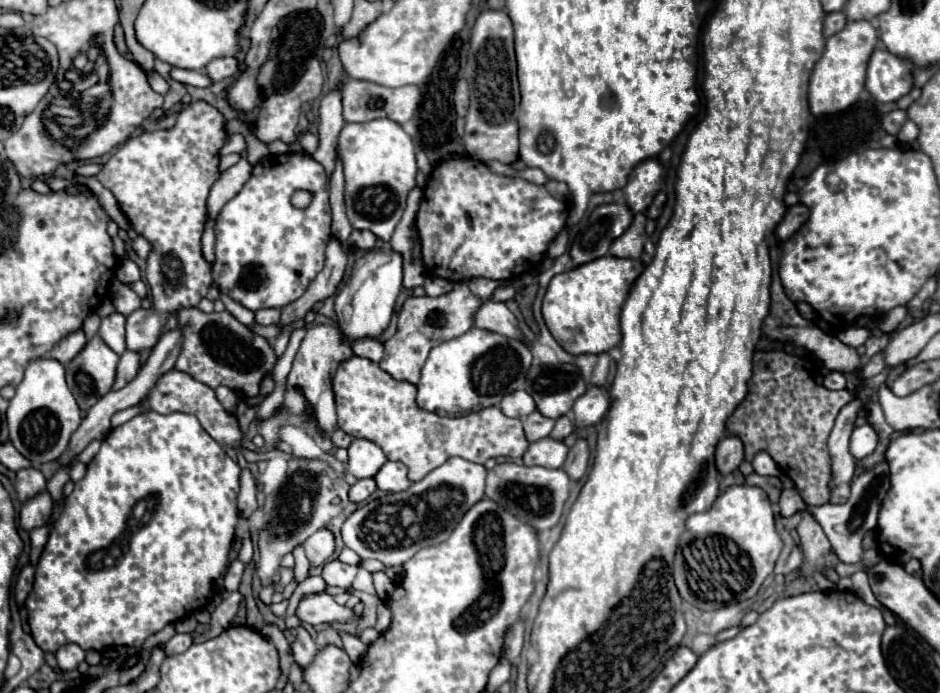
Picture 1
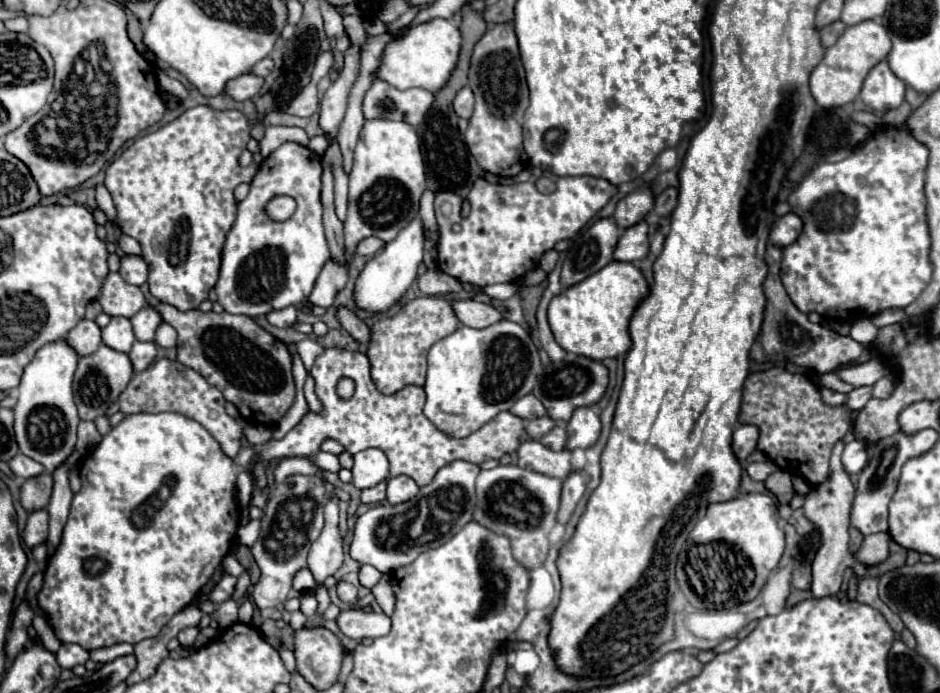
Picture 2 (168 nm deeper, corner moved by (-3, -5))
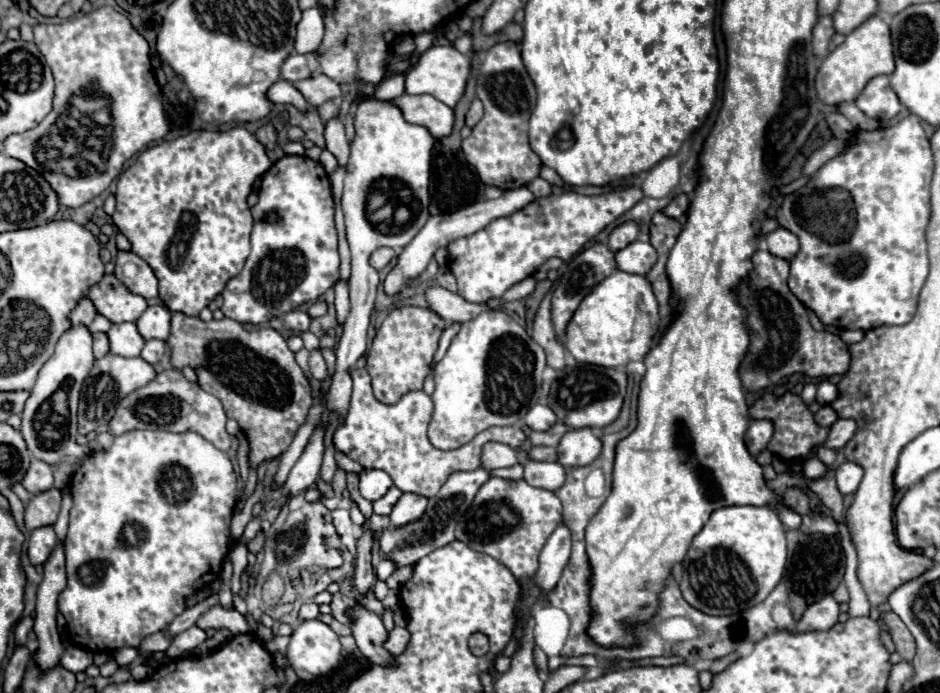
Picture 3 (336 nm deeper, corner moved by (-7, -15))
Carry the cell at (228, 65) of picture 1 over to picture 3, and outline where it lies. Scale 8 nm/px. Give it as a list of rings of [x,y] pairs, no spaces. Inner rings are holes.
[[[290,54],[280,68],[280,78],[296,82],[296,80],[308,78],[318,66],[320,64],[316,54]]]

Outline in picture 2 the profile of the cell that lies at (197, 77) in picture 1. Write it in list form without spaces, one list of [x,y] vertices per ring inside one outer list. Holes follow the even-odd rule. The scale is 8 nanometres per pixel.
[[[244,74],[244,76],[228,82],[226,94],[232,96],[234,100],[248,100],[248,98],[254,98],[260,92],[262,84],[264,84],[264,78],[252,76],[252,74]]]

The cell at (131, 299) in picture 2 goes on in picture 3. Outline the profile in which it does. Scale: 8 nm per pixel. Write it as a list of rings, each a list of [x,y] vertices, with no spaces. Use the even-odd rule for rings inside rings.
[[[106,274],[88,294],[98,314],[106,316],[110,322],[136,322],[148,308],[142,296],[136,296],[116,280],[114,274]]]

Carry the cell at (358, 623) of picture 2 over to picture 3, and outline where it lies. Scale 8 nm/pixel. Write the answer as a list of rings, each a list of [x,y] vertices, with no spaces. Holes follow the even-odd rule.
[[[394,626],[394,628],[388,632],[388,638],[384,640],[384,648],[386,648],[388,652],[392,652],[392,654],[400,654],[400,652],[404,652],[406,642],[408,642],[408,630]]]

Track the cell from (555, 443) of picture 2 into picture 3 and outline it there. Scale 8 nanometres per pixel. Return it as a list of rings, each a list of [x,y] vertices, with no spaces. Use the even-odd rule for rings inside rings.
[[[534,446],[528,454],[530,460],[548,460],[548,462],[554,462],[556,460],[556,448],[552,446]]]

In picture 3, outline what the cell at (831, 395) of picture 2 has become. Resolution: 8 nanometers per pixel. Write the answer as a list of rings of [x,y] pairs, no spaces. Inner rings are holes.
[[[822,406],[822,408],[816,412],[816,422],[818,422],[820,426],[830,428],[836,420],[838,420],[838,414],[836,414],[830,406]]]

